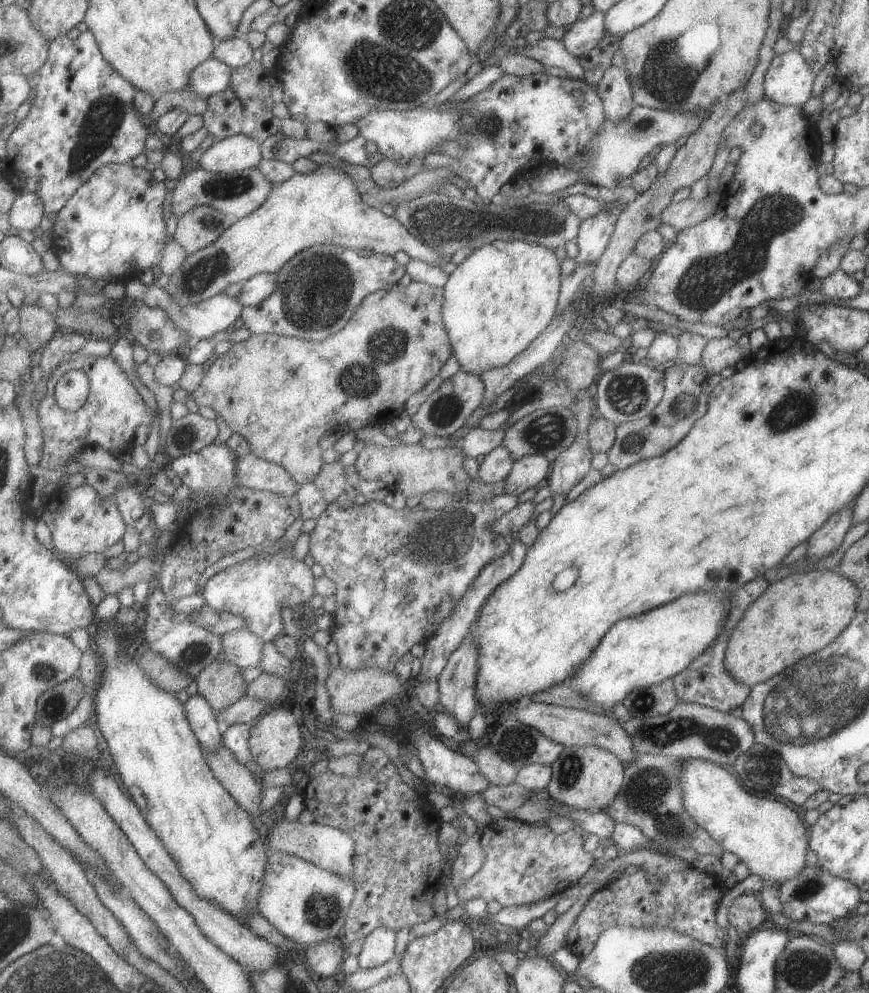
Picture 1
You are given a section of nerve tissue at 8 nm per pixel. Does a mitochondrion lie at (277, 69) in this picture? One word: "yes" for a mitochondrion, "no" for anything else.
no

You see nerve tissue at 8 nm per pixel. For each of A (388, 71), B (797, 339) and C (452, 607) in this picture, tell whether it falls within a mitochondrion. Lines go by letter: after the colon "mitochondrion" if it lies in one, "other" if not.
A: mitochondrion
B: other
C: other

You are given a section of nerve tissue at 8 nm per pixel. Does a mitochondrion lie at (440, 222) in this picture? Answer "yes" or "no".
yes

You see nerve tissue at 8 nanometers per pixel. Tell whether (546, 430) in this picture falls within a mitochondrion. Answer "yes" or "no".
yes

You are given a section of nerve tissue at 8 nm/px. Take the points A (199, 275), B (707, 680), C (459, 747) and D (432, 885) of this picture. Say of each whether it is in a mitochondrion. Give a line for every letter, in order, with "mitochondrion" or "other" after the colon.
A: mitochondrion
B: other
C: other
D: other

